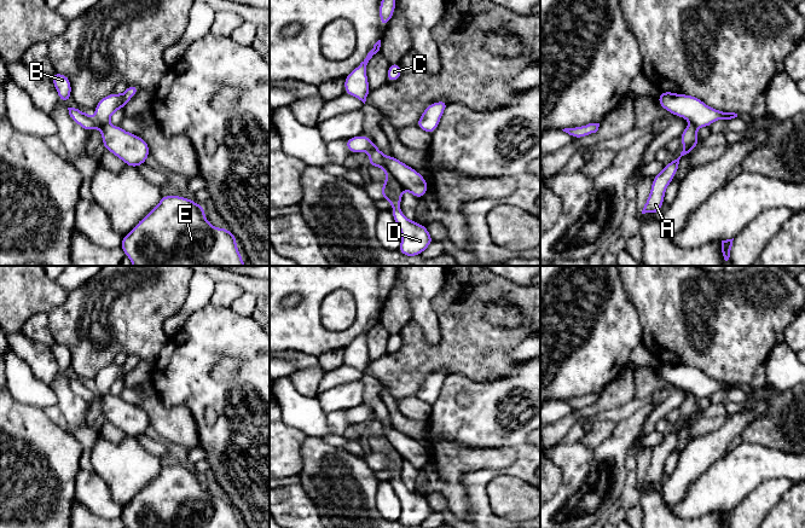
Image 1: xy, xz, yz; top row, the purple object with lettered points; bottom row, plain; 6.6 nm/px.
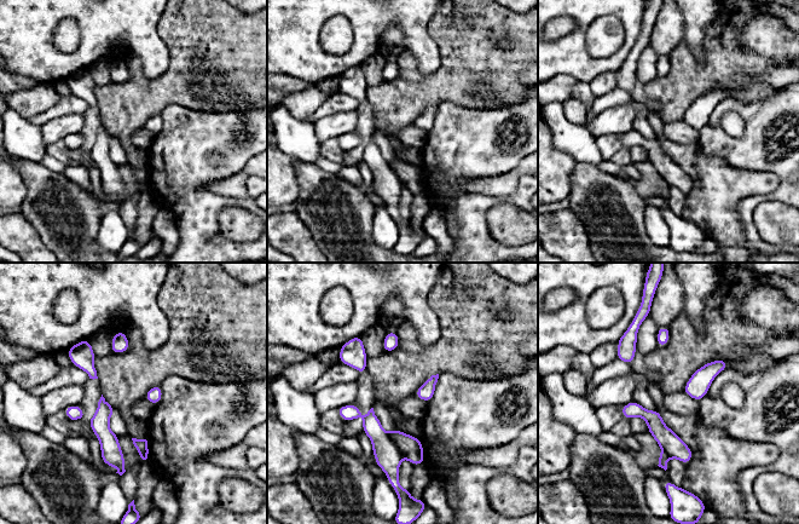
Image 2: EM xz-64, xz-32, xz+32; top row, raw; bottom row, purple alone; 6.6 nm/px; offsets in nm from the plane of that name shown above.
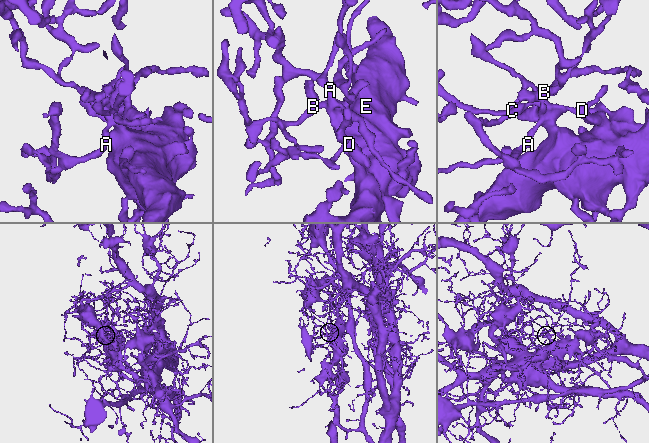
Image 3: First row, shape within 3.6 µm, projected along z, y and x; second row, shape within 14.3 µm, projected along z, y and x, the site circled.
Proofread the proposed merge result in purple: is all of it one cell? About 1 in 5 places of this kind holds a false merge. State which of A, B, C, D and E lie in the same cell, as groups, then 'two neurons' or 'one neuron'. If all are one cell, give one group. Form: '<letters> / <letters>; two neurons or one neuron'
A B C E / D; two neurons

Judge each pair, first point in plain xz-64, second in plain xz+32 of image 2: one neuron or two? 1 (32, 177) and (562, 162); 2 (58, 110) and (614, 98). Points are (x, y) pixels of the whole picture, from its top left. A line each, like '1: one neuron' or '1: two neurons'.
1: two neurons
2: one neuron

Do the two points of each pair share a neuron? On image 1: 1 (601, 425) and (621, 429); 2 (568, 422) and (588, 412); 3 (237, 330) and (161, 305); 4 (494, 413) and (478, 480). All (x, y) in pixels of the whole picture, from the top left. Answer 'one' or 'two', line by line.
1: two
2: one
3: two
4: one

